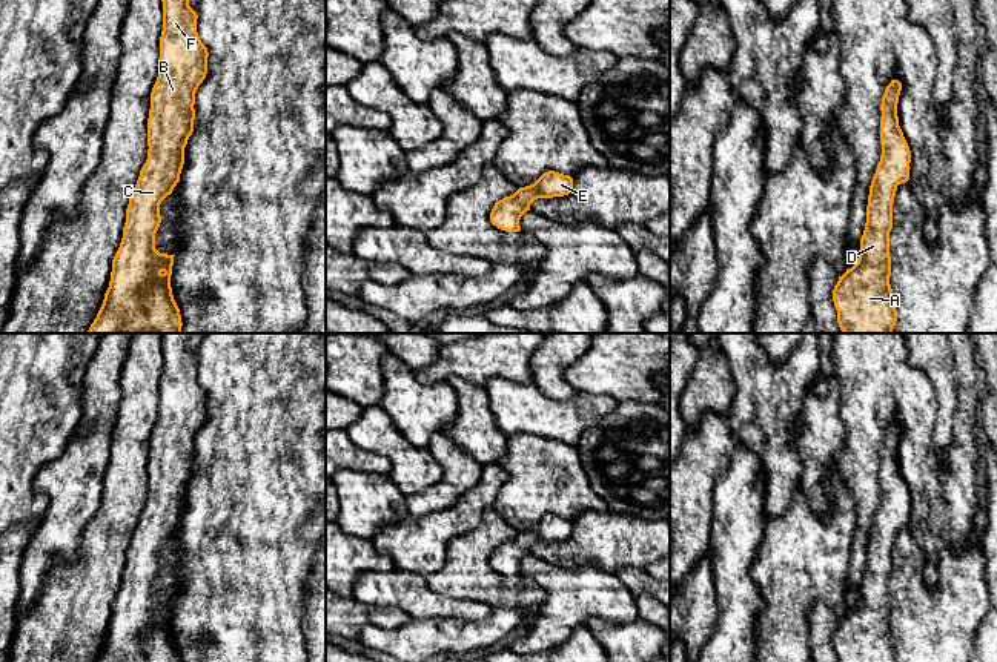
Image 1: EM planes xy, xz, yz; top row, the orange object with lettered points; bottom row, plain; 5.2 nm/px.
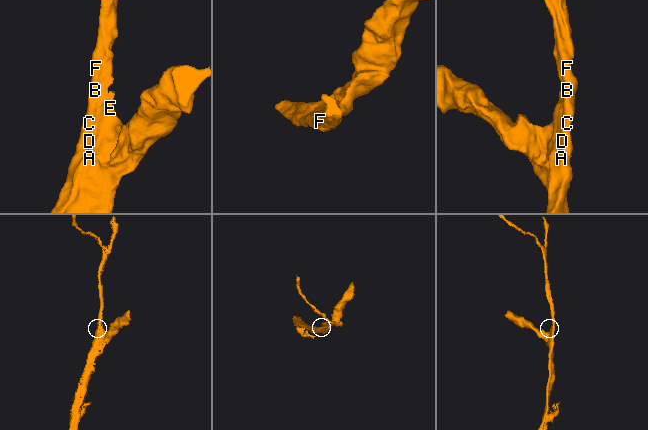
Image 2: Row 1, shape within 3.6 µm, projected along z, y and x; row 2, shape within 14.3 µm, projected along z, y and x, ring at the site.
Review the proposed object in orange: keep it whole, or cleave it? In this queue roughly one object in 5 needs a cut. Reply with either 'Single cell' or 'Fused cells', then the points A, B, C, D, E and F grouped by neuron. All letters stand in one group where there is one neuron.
Single cell. Groups: A B C D E F

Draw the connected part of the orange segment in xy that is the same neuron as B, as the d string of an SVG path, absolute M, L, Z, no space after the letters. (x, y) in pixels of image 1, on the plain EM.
M163 333L163 375L158 421L151 436L147 504L129 542L120 591L112 604L109 631L97 662L181 662L174 644L171 619L174 601L155 593L160 548L180 525L184 492L194 476L195 436L207 418L207 392L197 376L197 356L189 350L192 333Z

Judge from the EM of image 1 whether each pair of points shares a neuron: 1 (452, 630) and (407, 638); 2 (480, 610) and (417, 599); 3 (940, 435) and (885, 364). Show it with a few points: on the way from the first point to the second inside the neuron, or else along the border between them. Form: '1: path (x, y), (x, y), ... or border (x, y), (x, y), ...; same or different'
1: path (441, 636), (418, 638); same
2: path (464, 610), (432, 605); same
3: border (936, 392), (937, 464); different

